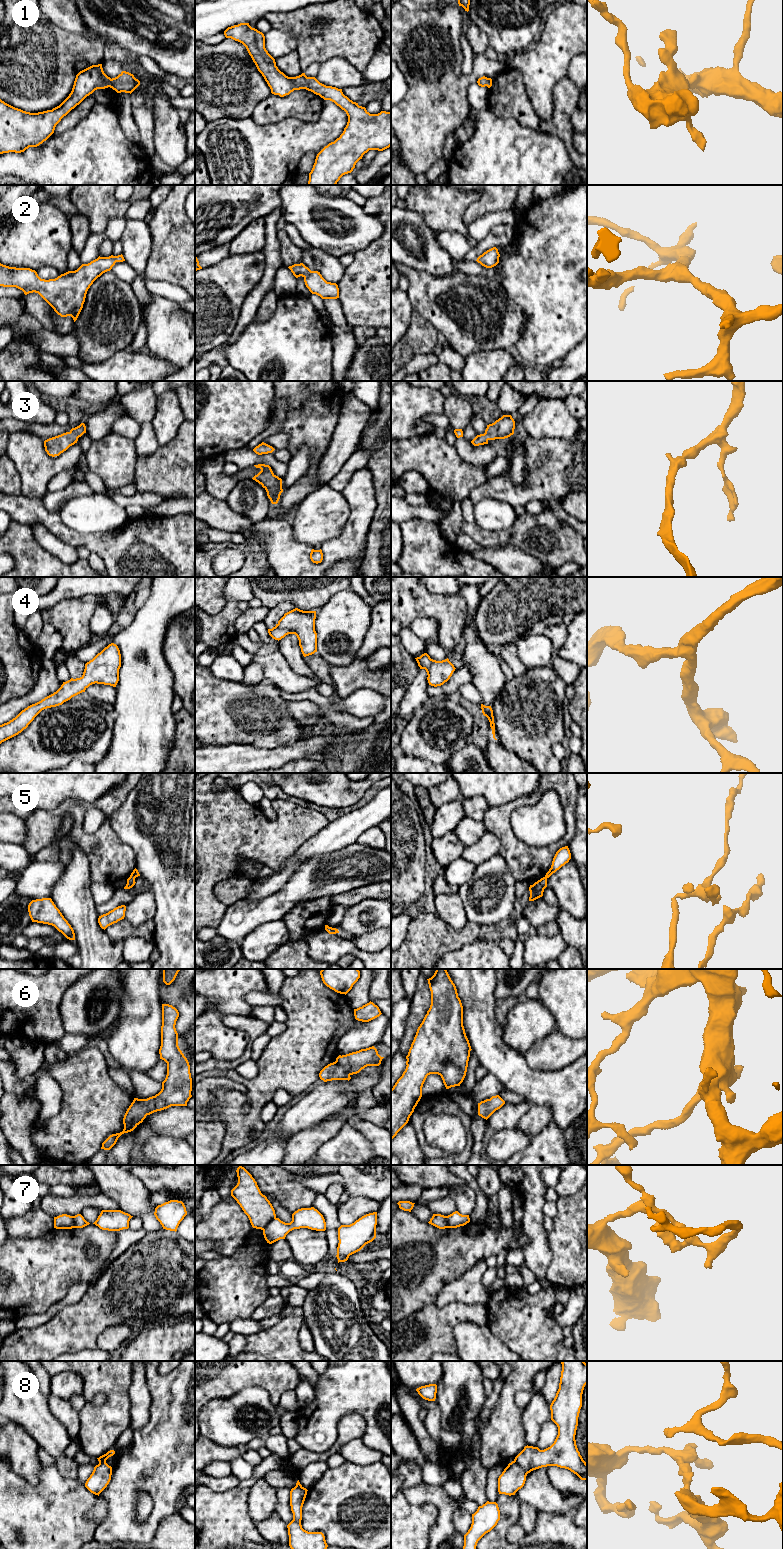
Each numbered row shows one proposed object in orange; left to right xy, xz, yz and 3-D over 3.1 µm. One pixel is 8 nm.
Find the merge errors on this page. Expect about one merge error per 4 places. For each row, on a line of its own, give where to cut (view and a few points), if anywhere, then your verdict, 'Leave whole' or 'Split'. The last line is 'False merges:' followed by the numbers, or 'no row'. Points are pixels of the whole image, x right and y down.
1: No split. Leave whole
2: No split. Leave whole
3: No split. Leave whole
4: No split. Leave whole
5: No split. Leave whole
6: No split. Leave whole
7: Split along xz (275, 1217), (262, 1229). Split
8: Split along yz (514, 1459), (527, 1473). Split
False merges: 7, 8

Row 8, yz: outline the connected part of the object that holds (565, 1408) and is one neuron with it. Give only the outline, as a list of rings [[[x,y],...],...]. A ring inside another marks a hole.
[[[562,1361],[561,1364],[559,1389],[550,1405],[551,1420],[558,1427],[558,1435],[554,1443],[544,1450],[540,1450],[538,1447],[525,1446],[514,1460],[527,1474],[542,1467],[557,1466],[568,1469],[581,1480],[587,1481],[587,1463],[580,1455],[575,1440],[578,1417],[582,1407],[582,1394],[587,1384],[587,1364],[584,1361]]]

